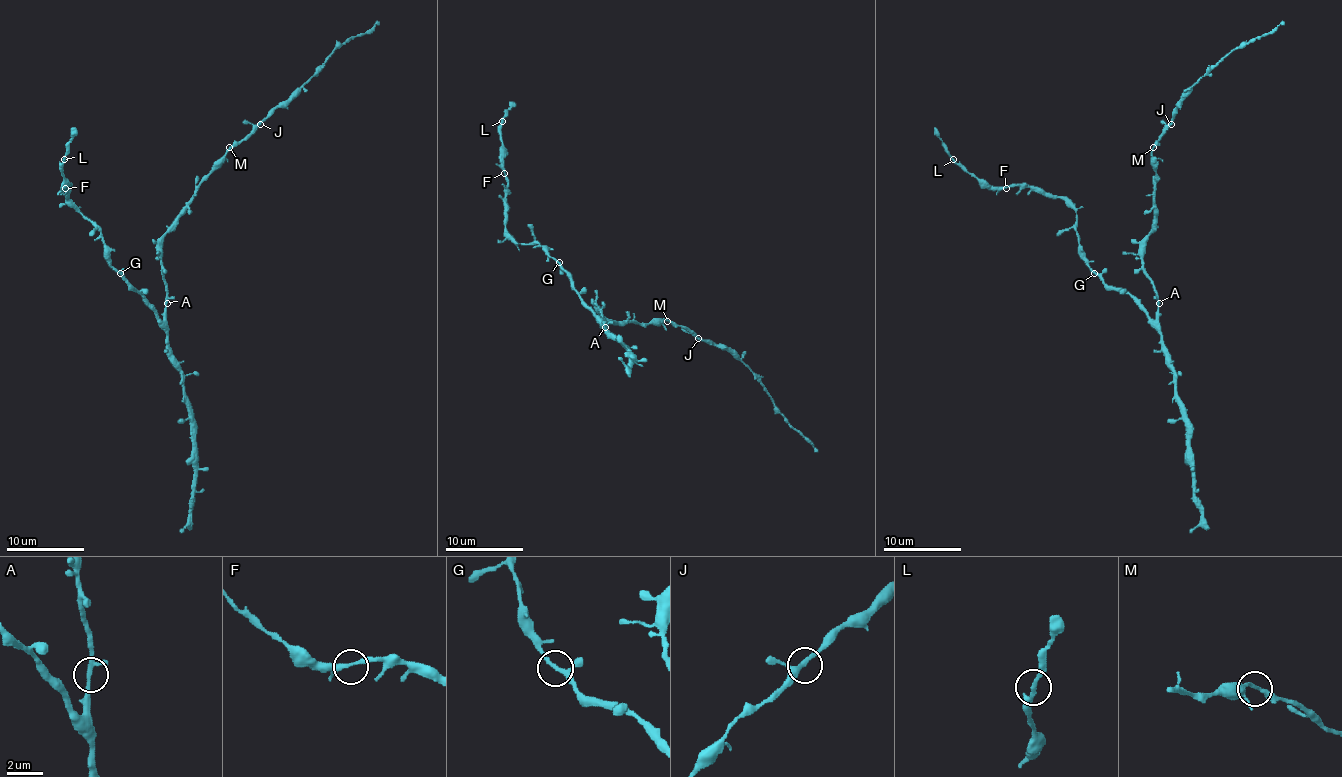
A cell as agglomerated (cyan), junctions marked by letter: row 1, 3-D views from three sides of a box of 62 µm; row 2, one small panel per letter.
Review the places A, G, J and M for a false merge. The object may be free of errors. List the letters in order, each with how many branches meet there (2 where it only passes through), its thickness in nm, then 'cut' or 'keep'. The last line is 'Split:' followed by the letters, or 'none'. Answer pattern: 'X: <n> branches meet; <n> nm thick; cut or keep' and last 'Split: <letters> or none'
A: 3 branches meet; 190 nm thick; keep
G: 3 branches meet; 200 nm thick; keep
J: 3 branches meet; 240 nm thick; keep
M: 2 branches meet; 220 nm thick; keep
Split: none

